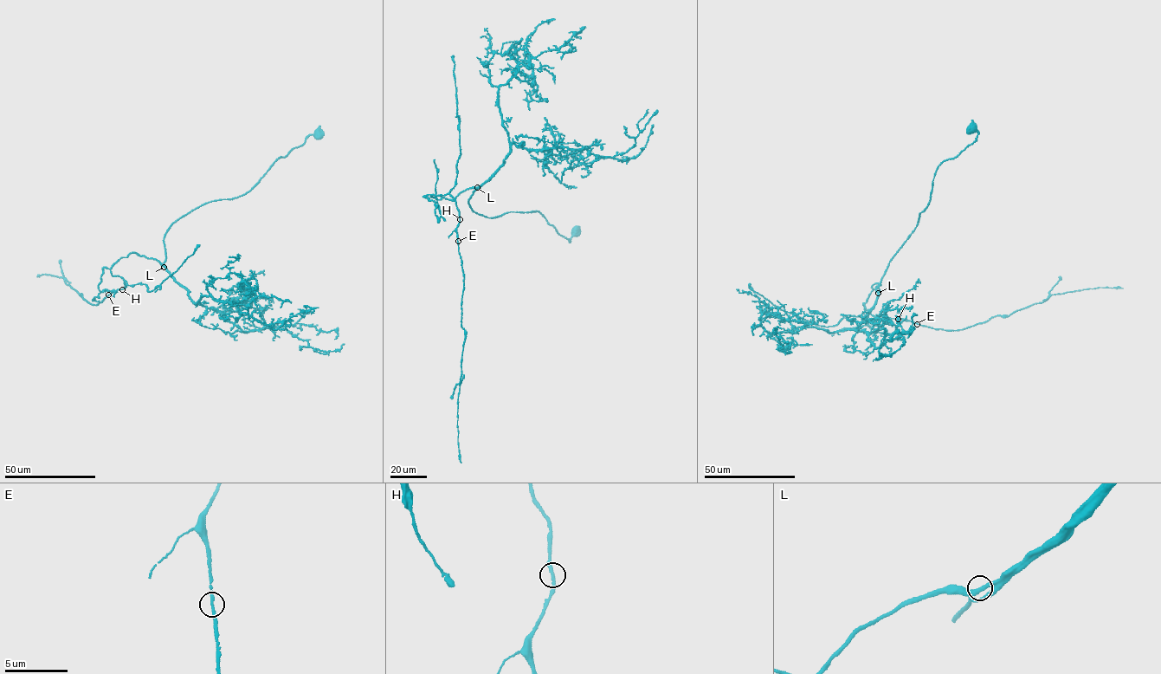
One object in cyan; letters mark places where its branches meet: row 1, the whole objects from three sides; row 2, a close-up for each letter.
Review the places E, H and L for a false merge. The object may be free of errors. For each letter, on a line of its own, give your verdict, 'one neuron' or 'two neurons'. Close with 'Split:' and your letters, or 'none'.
E: one neuron
H: one neuron
L: one neuron
Split: none

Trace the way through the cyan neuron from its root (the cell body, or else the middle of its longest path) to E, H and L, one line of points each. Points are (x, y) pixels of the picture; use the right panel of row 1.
E: (972, 127), (976, 141), (939, 165), (927, 205), (865, 304), (879, 319), (917, 324)
H: (972, 127), (976, 141), (939, 165), (927, 205), (865, 304), (877, 318), (898, 319)
L: (972, 127), (977, 133), (976, 141), (938, 168), (927, 205), (889, 262), (878, 293)

